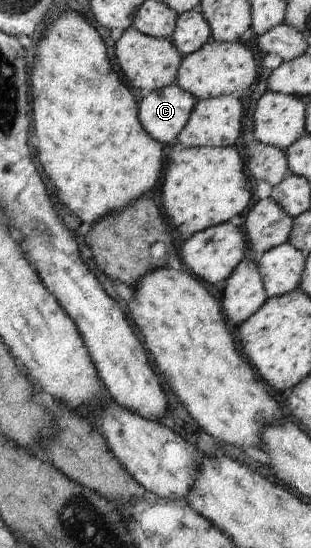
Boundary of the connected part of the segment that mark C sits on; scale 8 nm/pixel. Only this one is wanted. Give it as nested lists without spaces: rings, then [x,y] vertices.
[[[178,84],[157,89],[138,104],[138,117],[146,133],[170,148],[184,129],[197,100]]]

